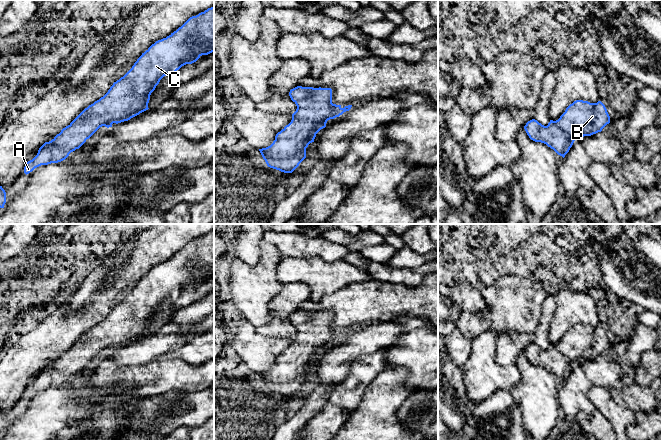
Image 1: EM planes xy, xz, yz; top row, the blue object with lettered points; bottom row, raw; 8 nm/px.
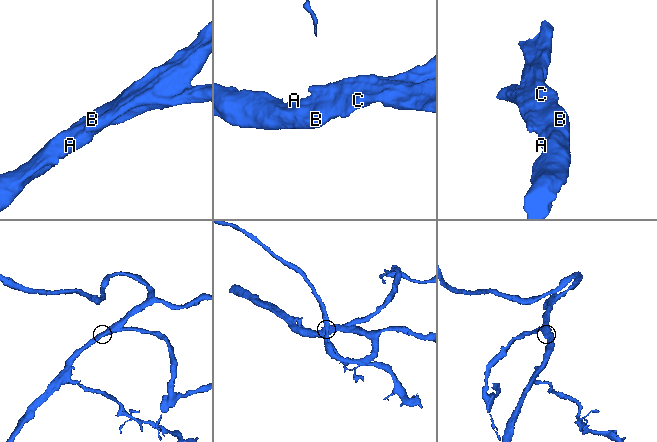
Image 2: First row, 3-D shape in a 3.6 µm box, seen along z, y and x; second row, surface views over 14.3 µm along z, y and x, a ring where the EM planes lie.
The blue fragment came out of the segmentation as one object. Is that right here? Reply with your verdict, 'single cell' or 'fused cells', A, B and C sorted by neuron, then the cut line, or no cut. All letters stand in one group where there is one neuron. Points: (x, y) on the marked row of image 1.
single cell; A B C; no cut

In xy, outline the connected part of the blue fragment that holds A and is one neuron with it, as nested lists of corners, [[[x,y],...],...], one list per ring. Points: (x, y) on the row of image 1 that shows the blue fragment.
[[[214,6],[196,16],[190,17],[181,27],[166,38],[156,41],[137,59],[132,68],[113,83],[108,92],[85,108],[68,126],[51,141],[45,142],[37,155],[24,167],[27,175],[41,165],[58,163],[79,149],[100,127],[112,127],[113,123],[128,121],[148,110],[151,93],[160,80],[173,75],[186,64],[196,62],[202,55],[214,52]]]

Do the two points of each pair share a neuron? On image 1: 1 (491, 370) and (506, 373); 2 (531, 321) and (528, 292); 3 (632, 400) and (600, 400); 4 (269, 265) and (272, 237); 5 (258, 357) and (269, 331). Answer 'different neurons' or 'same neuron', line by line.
1: same neuron
2: same neuron
3: different neurons
4: different neurons
5: different neurons

